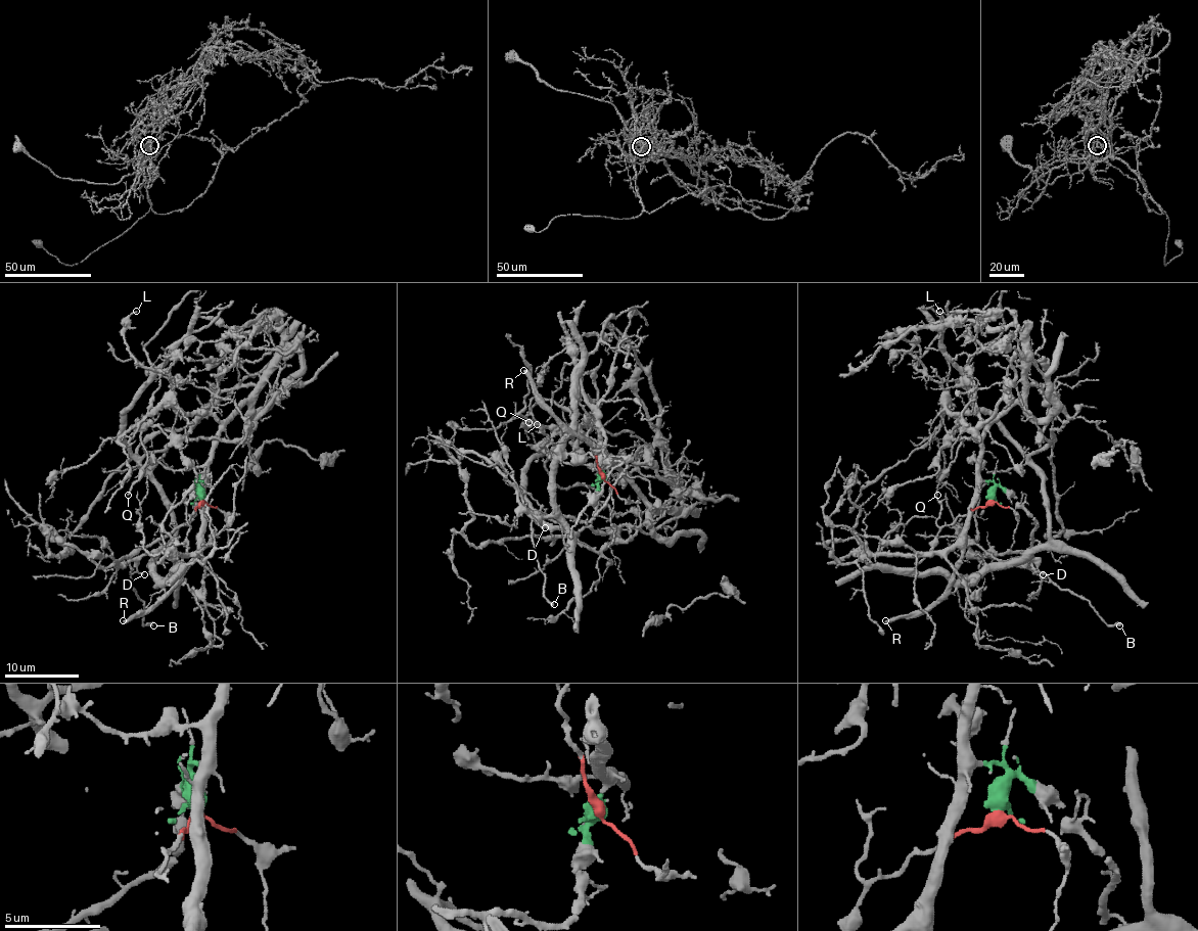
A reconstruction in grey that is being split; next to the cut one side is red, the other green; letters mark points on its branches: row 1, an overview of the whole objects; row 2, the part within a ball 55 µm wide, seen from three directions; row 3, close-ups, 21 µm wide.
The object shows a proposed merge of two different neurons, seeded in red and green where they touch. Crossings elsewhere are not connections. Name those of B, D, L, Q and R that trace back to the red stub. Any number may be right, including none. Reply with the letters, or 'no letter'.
D

